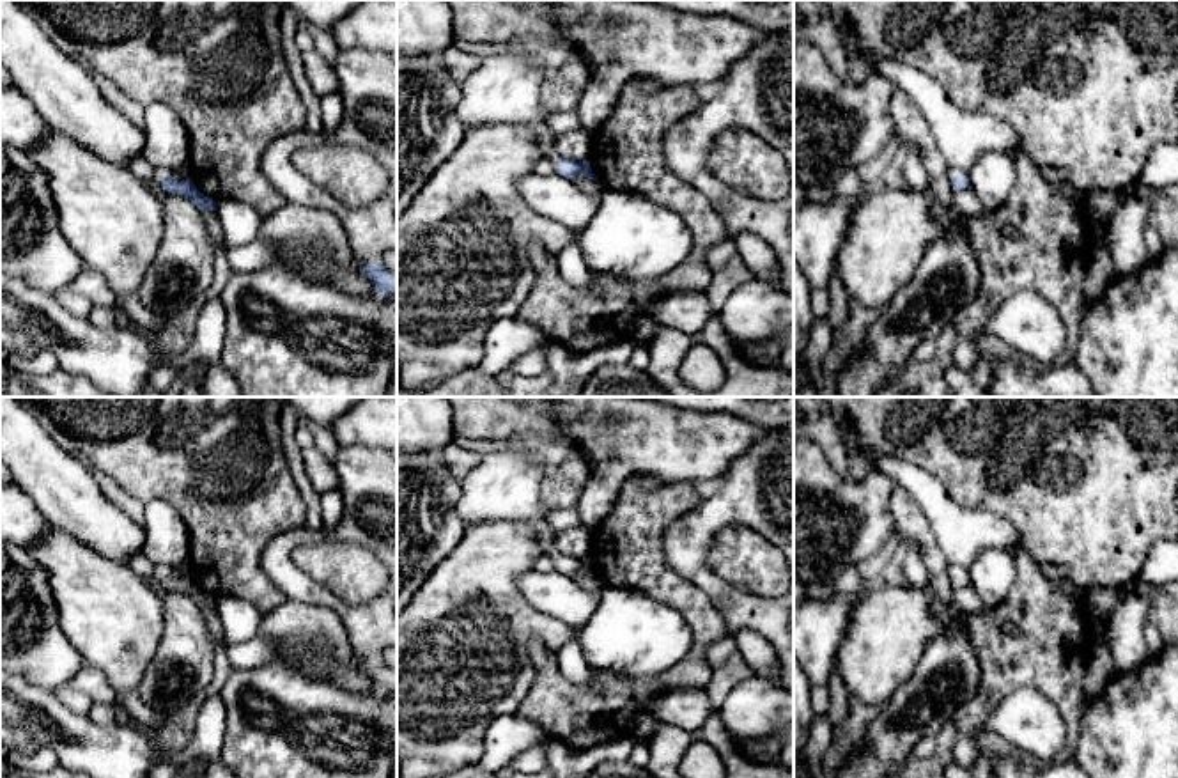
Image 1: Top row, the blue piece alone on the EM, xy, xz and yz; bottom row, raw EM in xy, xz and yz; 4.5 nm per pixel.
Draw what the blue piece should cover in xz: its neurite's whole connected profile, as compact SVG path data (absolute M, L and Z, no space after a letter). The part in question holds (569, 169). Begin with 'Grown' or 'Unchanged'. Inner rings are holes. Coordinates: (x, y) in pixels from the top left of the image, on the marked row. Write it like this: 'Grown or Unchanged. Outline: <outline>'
Grown. Outline: M535 50L494 55L461 82L457 117L466 129L491 124L530 126L544 158L558 165L558 174L574 179L579 174L597 181L588 159L560 158L554 136L544 124L544 108L539 90L544 83L540 53Z

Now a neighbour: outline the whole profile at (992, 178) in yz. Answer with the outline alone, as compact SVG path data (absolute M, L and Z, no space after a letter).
M994 151L981 152L965 175L985 211L1004 207L1017 186L1017 168L1011 158Z

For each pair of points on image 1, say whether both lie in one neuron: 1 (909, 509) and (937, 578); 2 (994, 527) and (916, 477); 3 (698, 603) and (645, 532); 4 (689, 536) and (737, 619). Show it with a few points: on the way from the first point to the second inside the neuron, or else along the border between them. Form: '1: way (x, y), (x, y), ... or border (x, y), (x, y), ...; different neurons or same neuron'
1: way (914, 527), (934, 560); same neuron
2: way (975, 527), (964, 527), (934, 497); same neuron
3: way (679, 592), (645, 559), (645, 552); same neuron
4: way (689, 557), (727, 598); same neuron

